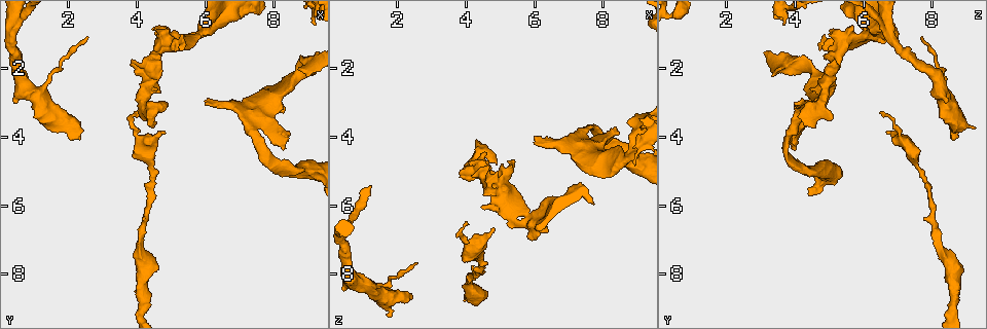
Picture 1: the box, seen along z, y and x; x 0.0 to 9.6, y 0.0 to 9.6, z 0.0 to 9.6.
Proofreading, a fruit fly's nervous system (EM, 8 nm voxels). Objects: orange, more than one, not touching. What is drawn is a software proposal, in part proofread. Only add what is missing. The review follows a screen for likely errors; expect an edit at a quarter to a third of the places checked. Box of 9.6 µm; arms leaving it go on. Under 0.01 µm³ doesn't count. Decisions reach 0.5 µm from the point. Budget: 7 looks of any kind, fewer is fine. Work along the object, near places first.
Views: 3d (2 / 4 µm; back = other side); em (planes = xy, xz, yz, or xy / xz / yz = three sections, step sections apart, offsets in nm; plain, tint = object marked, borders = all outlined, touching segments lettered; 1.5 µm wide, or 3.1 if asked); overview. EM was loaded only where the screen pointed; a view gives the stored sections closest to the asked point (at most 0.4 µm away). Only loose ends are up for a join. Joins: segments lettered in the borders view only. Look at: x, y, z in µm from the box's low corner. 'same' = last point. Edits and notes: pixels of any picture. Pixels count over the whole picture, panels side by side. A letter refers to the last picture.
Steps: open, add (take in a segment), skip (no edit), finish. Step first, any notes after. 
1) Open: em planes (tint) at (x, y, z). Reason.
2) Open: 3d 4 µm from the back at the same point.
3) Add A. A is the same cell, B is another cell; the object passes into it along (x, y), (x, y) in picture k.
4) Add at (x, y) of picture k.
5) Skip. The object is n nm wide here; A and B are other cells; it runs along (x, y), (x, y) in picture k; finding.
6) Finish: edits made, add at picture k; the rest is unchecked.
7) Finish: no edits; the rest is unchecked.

Open: 3d 2 µm from the back at (2.35, 4.05, 8.60).

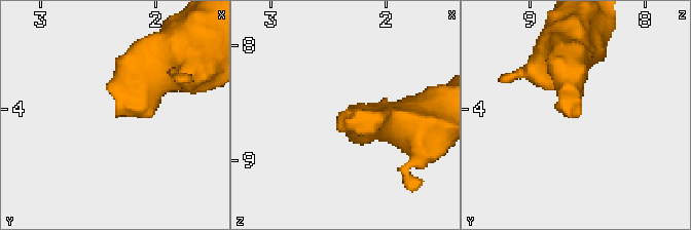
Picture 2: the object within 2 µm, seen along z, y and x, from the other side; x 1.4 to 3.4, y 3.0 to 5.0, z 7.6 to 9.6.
Open: em planes (borders) at (2.26, 4.06, 8.58).

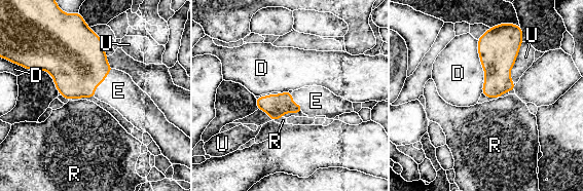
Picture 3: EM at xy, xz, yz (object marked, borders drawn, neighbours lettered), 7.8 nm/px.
Add E. E is the same cell, D, R and U are other cells; it goes on there.

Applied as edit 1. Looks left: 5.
Open: 3d 4 µm at (8.30, 4.35, 3.90). Branch stops here.

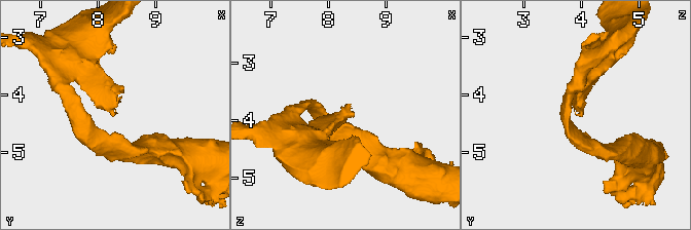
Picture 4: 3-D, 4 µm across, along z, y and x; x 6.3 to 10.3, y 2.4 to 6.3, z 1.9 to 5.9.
Open: em planes (borders) at (8.30, 4.35, 3.95).

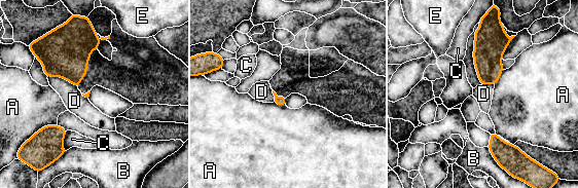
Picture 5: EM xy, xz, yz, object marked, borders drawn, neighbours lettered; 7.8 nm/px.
Skip. A, B, C, D and E are other cells; a border runs along (47, 76), (63, 77), (77, 88) in picture 5; no lettered segment goes on from it.

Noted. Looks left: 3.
Open: 3d 2 µm at (7.60, 2.60, 5.05).

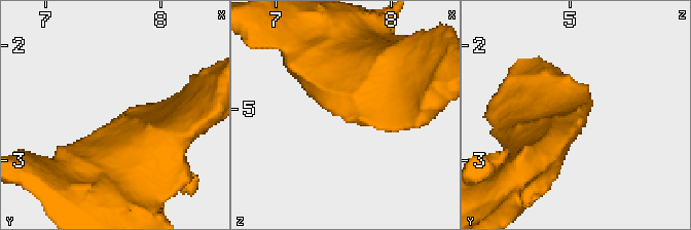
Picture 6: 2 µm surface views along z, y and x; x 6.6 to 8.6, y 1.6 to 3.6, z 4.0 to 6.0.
Open: em xz step 4 (borders) at (7.60, 2.66, 5.08). Now the EM.

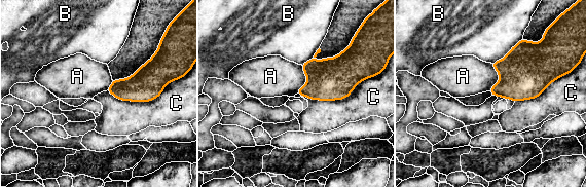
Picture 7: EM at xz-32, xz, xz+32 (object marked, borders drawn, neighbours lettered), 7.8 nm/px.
Skip. A, B and C are other cells; a border runs along (301, 65), (306, 82), (295, 94) in picture 7; no lettered segment goes on from it.

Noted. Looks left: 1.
Finish: edits made, add at picture 3; the rest is unchecked.

